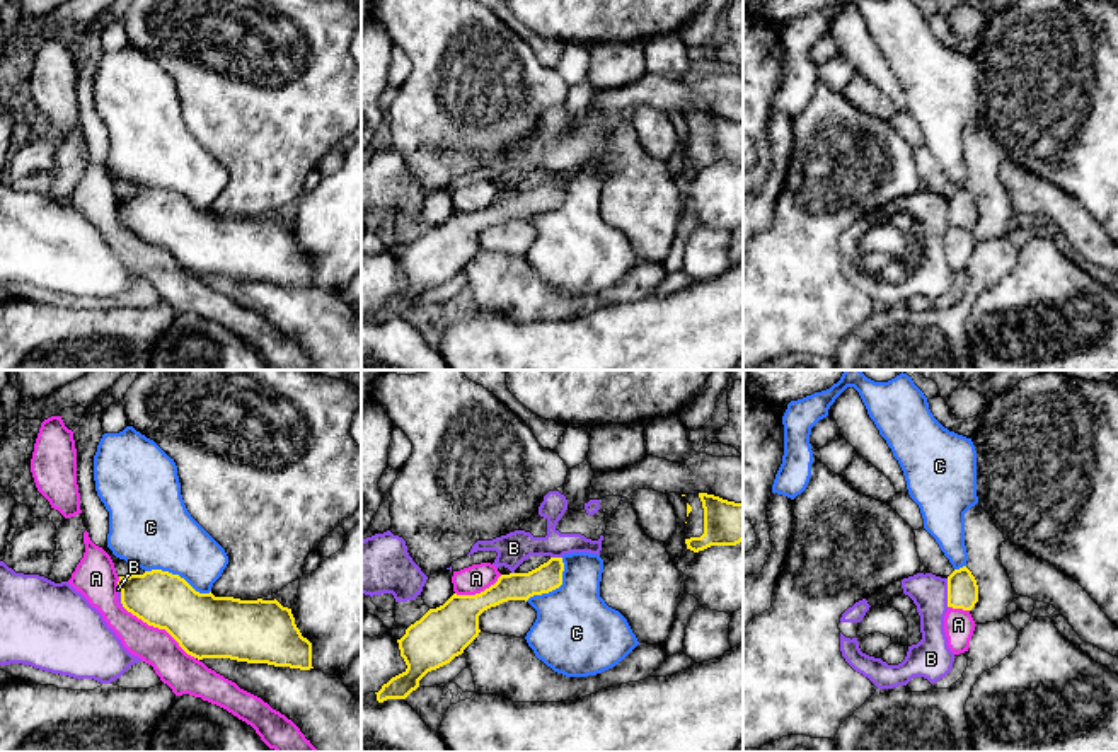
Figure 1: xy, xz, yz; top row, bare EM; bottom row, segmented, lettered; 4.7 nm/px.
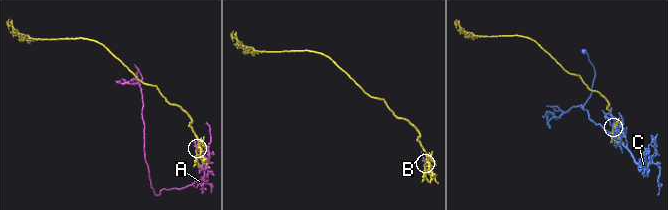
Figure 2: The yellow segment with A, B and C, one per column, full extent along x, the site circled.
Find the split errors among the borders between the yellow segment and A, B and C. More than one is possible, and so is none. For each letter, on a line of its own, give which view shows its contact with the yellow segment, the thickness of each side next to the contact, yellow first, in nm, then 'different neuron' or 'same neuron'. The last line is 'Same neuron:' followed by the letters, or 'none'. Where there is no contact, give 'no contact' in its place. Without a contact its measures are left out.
A: contact in xy; calibres 300 and 180 nm; different neuron
B: contact in yz; calibres 140 and 170 nm; same neuron
C: contact in xy; calibres 280 and 380 nm; different neuron
Same neuron: B

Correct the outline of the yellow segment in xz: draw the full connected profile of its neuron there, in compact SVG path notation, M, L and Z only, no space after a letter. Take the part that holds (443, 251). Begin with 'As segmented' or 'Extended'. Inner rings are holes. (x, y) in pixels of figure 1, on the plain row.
As segmented. M562 176L528 191L501 193L494 203L475 213L453 211L443 223L429 227L397 257L407 286L392 295L377 312L377 319L406 317L431 288L450 281L479 254L479 234L508 218L528 218L562 203Z

